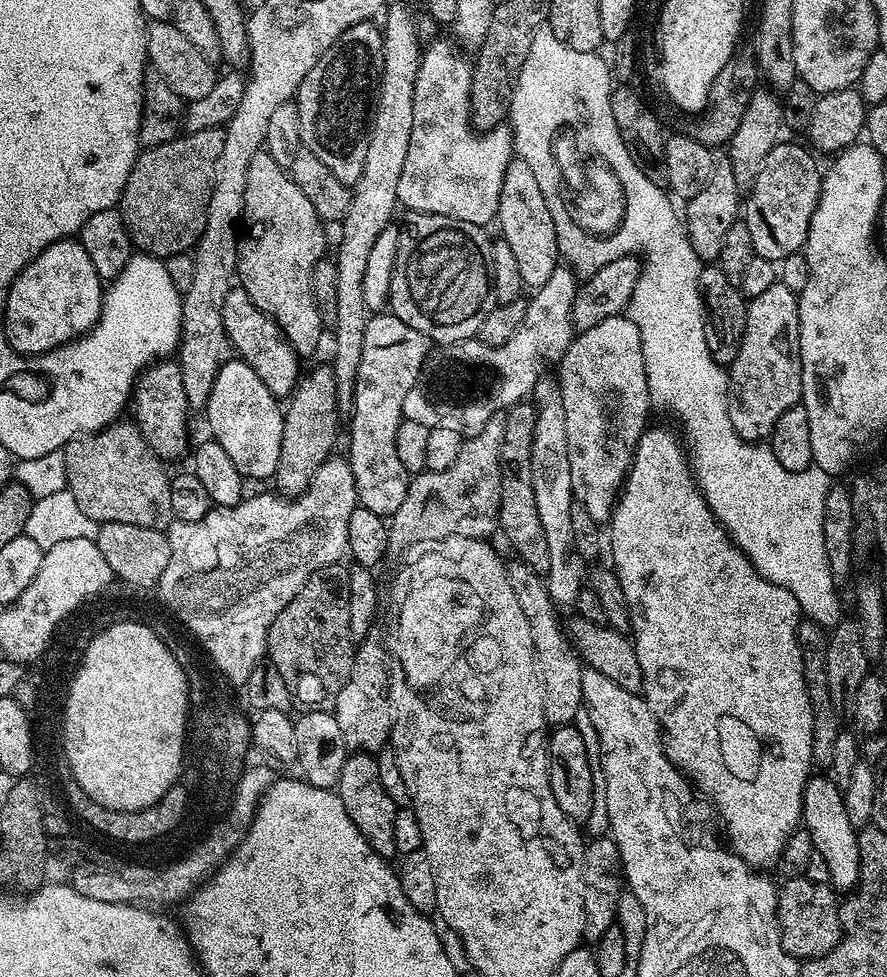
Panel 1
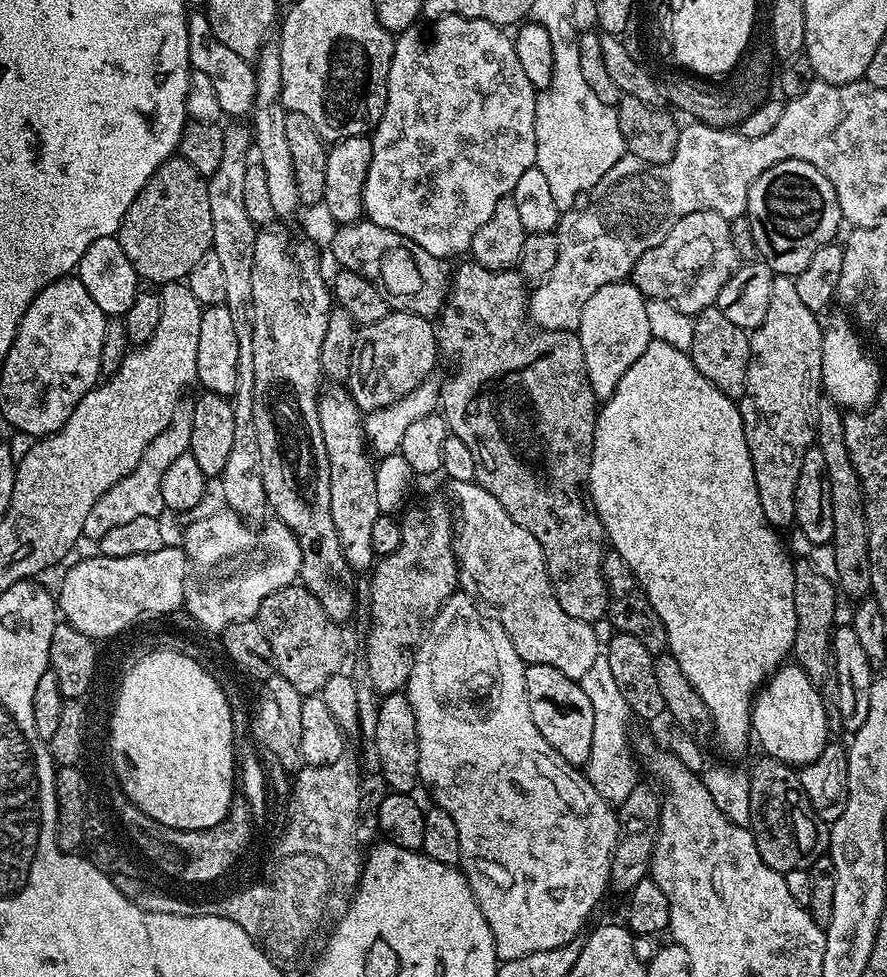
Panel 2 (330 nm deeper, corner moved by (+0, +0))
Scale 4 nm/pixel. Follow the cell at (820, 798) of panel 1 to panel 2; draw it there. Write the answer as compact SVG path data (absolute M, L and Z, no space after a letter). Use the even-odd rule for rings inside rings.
M788 662L777 668L757 691L752 701L752 731L755 739L760 739L765 757L778 759L791 766L809 764L814 762L814 758L818 758L818 754L822 754L822 750L830 742L830 733L822 706L820 688L802 671L799 664Z

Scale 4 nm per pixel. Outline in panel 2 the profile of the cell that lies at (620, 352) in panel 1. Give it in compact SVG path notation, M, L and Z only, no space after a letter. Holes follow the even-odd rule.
M631 282L607 284L594 290L590 302L582 306L578 335L586 358L586 374L597 401L611 398L622 374L638 362L642 350L652 341L650 321L646 318L646 297Z

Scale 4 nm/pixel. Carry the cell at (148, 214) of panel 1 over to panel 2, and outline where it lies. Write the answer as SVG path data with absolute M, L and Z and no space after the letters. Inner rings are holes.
M179 154L160 164L146 186L142 186L138 198L126 210L118 233L122 250L126 250L126 258L130 258L141 281L153 280L156 286L183 281L198 266L202 254L212 251L207 186L204 175Z

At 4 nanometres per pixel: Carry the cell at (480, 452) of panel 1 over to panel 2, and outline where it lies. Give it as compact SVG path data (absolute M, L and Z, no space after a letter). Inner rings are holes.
M424 500L410 507L405 507L399 517L402 542L398 542L398 550L379 557L370 572L372 585L368 588L368 608L372 611L372 625L368 628L368 641L364 644L364 668L368 671L367 687L381 697L399 692L407 685L414 666L416 646L423 640L429 623L436 617L436 611L457 591L460 579L453 509L451 512L444 500Z

